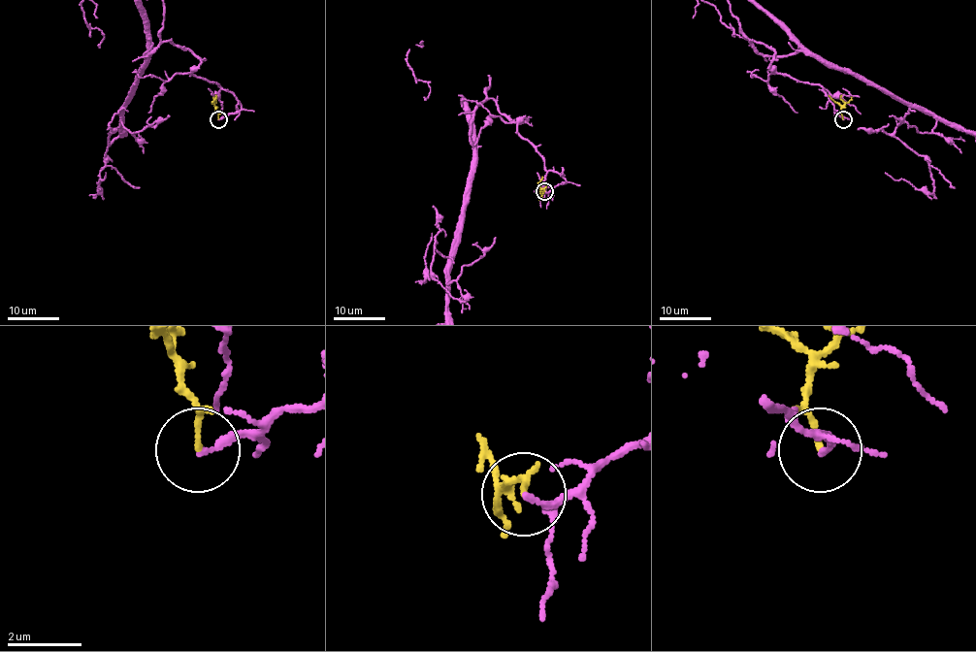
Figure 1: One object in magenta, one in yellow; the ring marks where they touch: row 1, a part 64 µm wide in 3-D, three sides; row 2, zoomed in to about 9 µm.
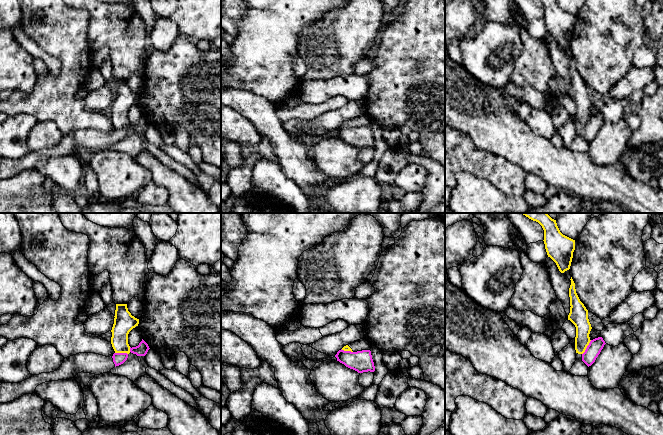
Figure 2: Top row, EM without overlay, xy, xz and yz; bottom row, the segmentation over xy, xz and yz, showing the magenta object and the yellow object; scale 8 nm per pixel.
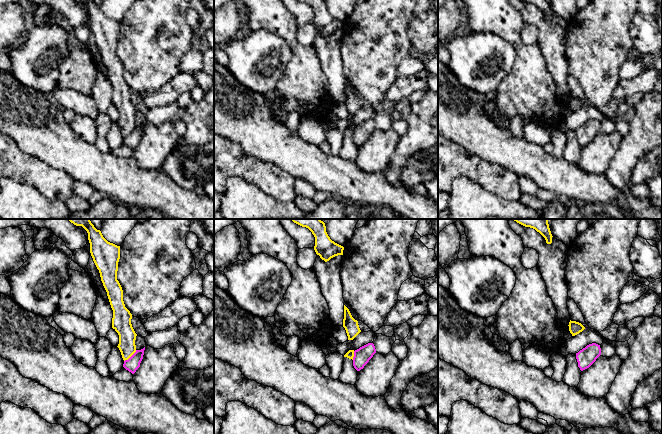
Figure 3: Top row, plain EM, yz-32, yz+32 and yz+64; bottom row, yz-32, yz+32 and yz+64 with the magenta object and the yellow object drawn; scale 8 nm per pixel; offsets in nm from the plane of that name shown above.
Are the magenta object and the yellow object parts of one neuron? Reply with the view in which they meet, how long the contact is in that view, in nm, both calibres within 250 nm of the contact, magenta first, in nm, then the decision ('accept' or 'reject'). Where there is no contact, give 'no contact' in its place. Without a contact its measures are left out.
contact in yz; length 140 nm; calibres 120 and 140 nm; reject

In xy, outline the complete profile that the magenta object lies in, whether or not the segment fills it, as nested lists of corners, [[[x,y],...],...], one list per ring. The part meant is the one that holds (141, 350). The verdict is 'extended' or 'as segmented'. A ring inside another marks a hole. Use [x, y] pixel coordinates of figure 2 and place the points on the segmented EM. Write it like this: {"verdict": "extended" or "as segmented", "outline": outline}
{"verdict": "as segmented", "outline": [[[142,339],[138,346],[130,347],[130,352],[137,356],[145,356],[149,349],[148,344]]]}

